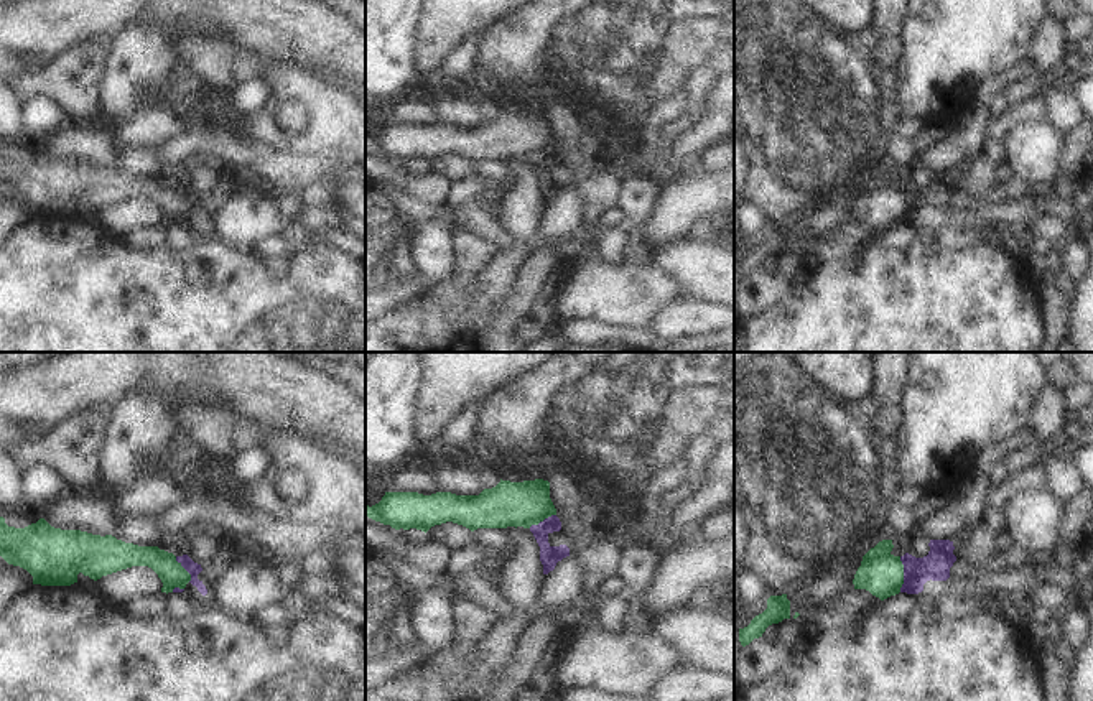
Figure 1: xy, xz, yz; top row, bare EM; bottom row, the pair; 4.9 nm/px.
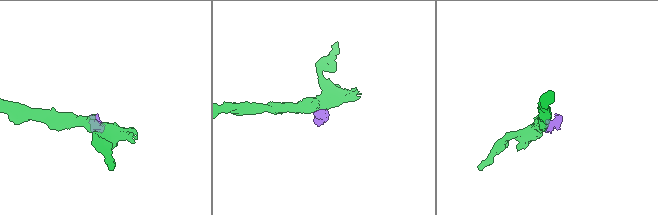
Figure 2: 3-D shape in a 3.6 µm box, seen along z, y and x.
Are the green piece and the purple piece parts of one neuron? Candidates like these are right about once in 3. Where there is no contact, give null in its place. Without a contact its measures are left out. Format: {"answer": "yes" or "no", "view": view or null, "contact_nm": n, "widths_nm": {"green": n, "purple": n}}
{"answer": "no", "view": "yz", "contact_nm": 180, "widths_nm": {"green": 220, "purple": 140}}

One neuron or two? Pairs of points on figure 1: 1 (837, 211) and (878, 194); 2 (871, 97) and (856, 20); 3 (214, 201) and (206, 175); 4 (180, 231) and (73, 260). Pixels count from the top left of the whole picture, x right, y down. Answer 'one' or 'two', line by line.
1: one
2: two
3: one
4: one

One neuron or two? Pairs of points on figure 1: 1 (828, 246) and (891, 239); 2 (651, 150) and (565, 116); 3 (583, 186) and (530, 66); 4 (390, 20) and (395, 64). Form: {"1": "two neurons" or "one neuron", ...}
{"1": "two neurons", "2": "two neurons", "3": "two neurons", "4": "one neuron"}

